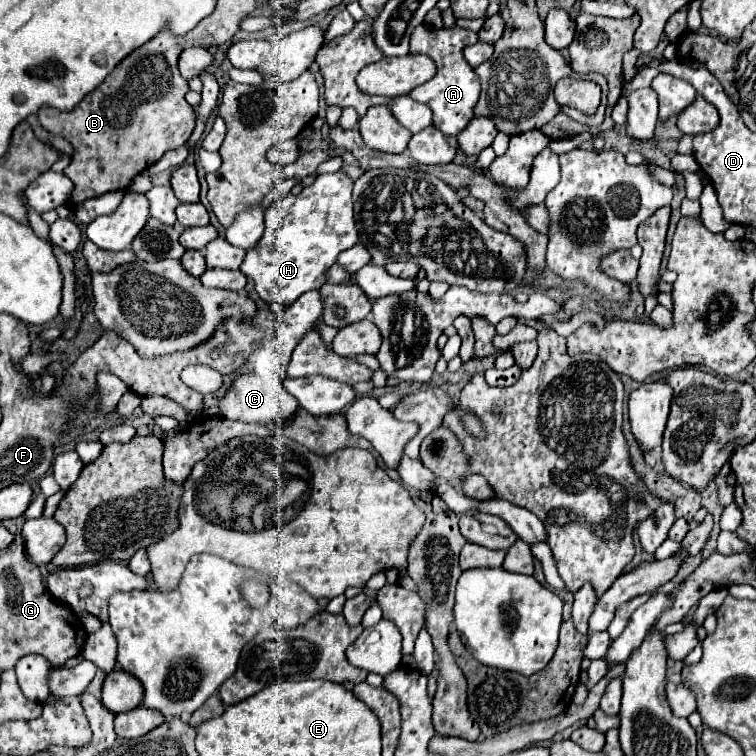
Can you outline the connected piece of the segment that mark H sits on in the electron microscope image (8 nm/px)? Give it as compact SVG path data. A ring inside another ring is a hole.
M334 172L316 176L316 180L300 194L288 194L268 206L264 234L258 244L246 252L240 264L240 272L254 280L254 288L264 302L280 302L288 306L304 292L316 290L316 286L326 282L326 270L336 263L338 253L359 242L352 188L354 180L348 174Z

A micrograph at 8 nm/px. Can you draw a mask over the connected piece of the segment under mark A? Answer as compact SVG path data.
M424 24L414 30L412 40L410 40L410 52L426 54L438 66L436 76L432 80L428 80L426 84L414 88L410 92L410 96L432 108L434 126L448 136L458 136L466 128L466 124L474 116L474 106L476 106L478 96L480 96L480 78L474 72L474 68L468 66L468 62L464 60L464 54L462 54L464 46L476 44L476 42L478 42L478 36L472 30L458 28L458 26L434 30L434 28L428 28Z

